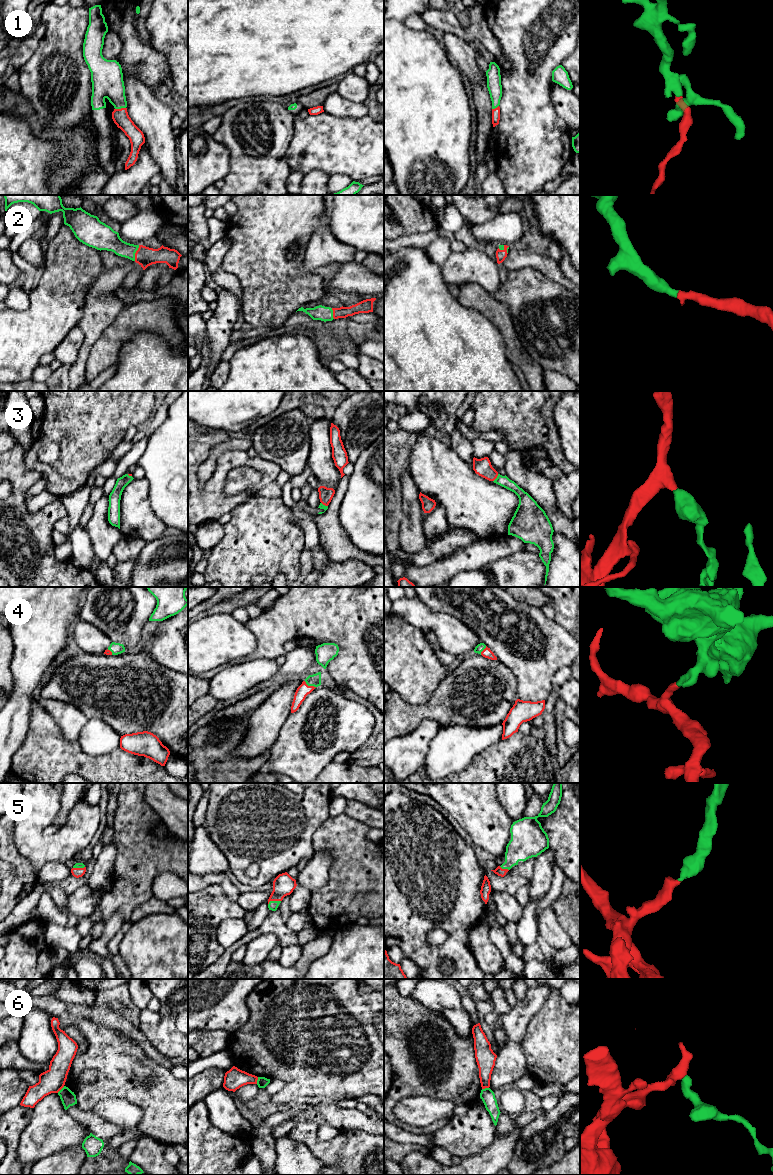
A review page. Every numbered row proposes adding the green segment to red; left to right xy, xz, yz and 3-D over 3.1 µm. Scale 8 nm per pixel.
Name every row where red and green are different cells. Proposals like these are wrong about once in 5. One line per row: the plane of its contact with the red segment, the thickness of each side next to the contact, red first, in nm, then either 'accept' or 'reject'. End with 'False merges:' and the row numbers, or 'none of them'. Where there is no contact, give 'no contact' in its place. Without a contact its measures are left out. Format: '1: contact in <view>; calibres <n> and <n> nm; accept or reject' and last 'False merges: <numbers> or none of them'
1: contact in xy; calibres 130 and 260 nm; accept
2: contact in xy; calibres 160 and 170 nm; accept
3: contact in yz; calibres 140 and 90 nm; accept
4: contact in xz; calibres 100 and 100 nm; accept
5: contact in xz; calibres 170 and 80 nm; accept
6: contact in xy; calibres 190 and 120 nm; reject
False merges: 6

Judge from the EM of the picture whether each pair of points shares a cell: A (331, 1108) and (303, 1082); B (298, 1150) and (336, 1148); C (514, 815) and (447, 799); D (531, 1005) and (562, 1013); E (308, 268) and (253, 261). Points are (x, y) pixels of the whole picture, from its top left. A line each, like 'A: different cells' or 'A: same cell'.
A: different cells
B: different cells
C: different cells
D: different cells
E: different cells

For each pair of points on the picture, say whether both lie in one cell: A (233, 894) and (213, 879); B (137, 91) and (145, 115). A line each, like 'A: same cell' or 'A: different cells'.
A: same cell
B: same cell

